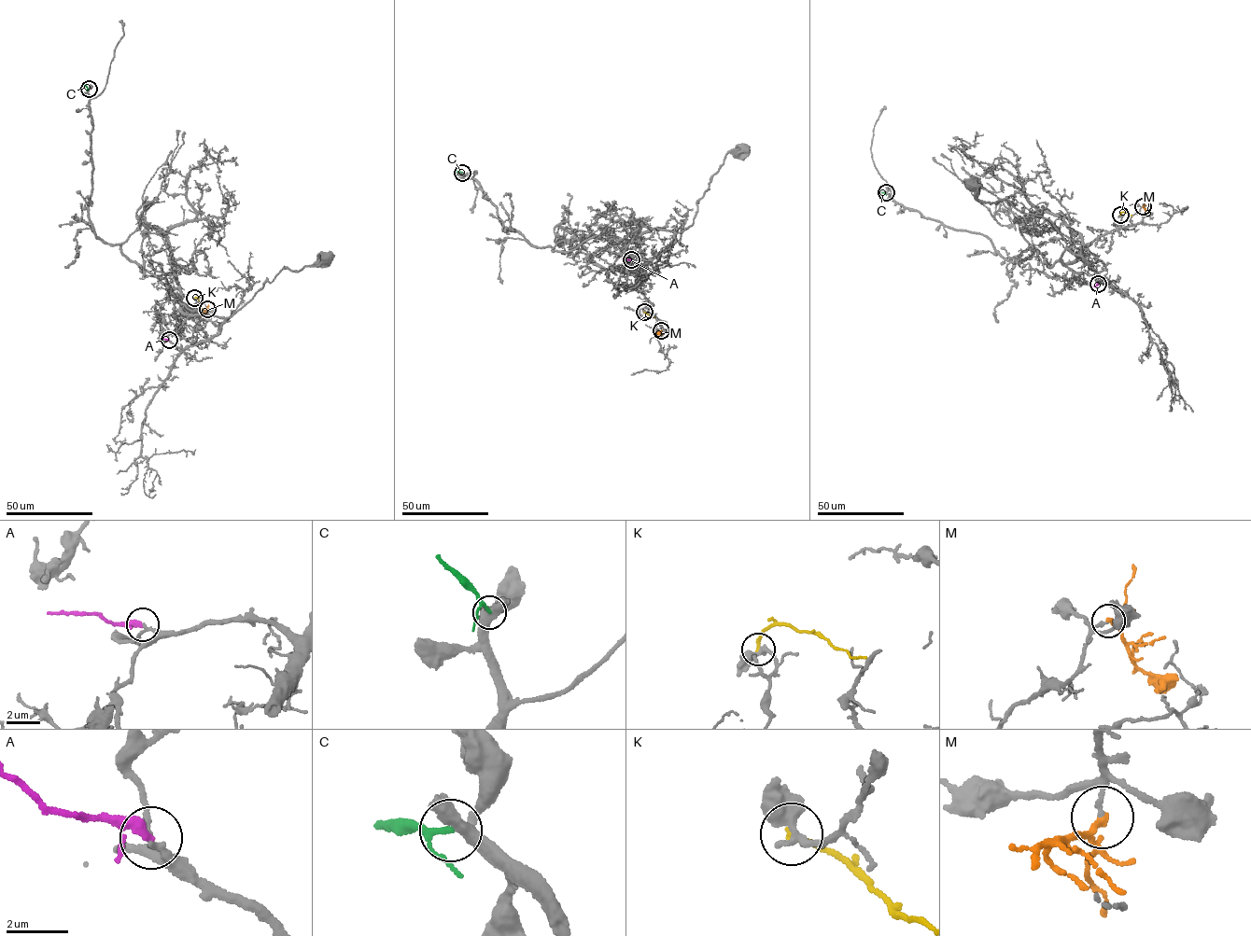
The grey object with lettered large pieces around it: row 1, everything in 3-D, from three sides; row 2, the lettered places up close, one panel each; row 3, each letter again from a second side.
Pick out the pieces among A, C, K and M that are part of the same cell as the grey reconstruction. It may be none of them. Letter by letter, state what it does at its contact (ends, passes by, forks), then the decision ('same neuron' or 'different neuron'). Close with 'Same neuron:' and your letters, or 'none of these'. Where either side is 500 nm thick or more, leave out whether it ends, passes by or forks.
A: it passes by; different neuron
C: it passes by; different neuron
K: it ends; different neuron
M: it passes by; different neuron
Same neuron: none of these

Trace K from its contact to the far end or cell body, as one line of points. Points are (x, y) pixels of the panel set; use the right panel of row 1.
K: (1120, 215), (1123, 212), (1131, 216)

